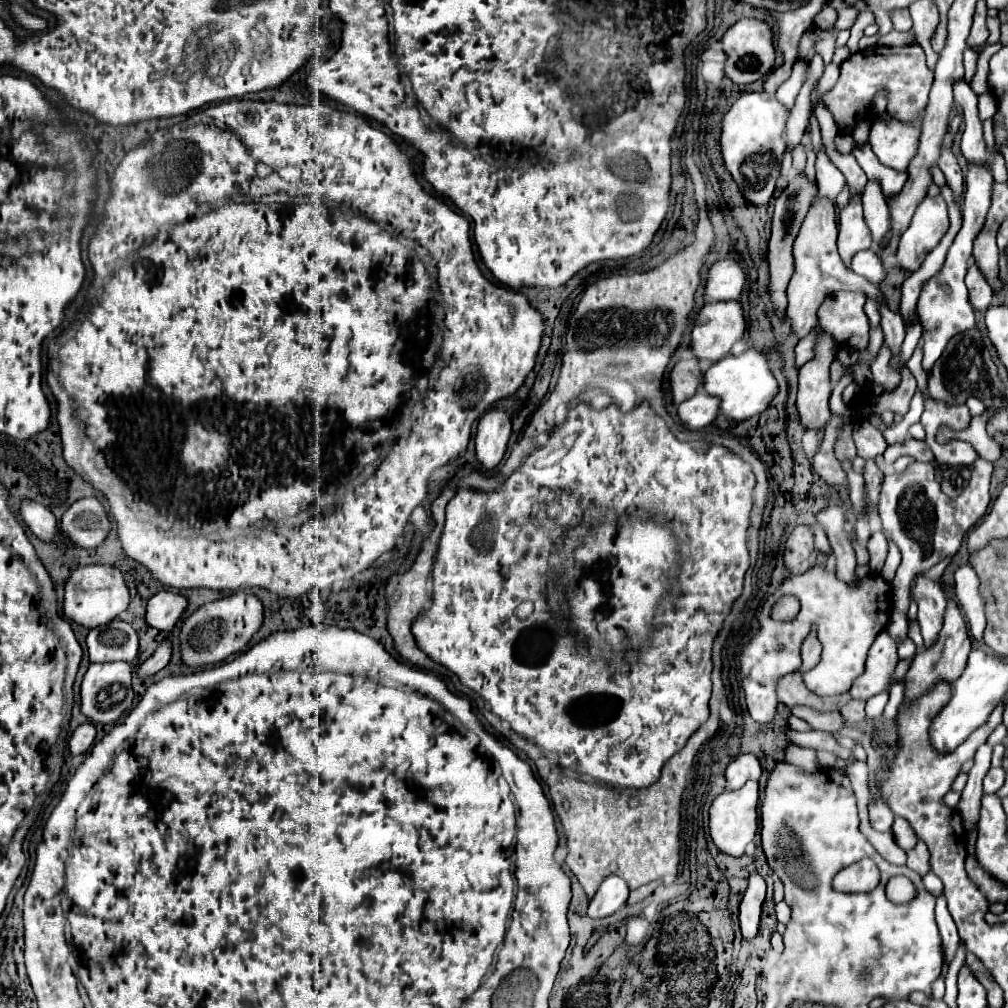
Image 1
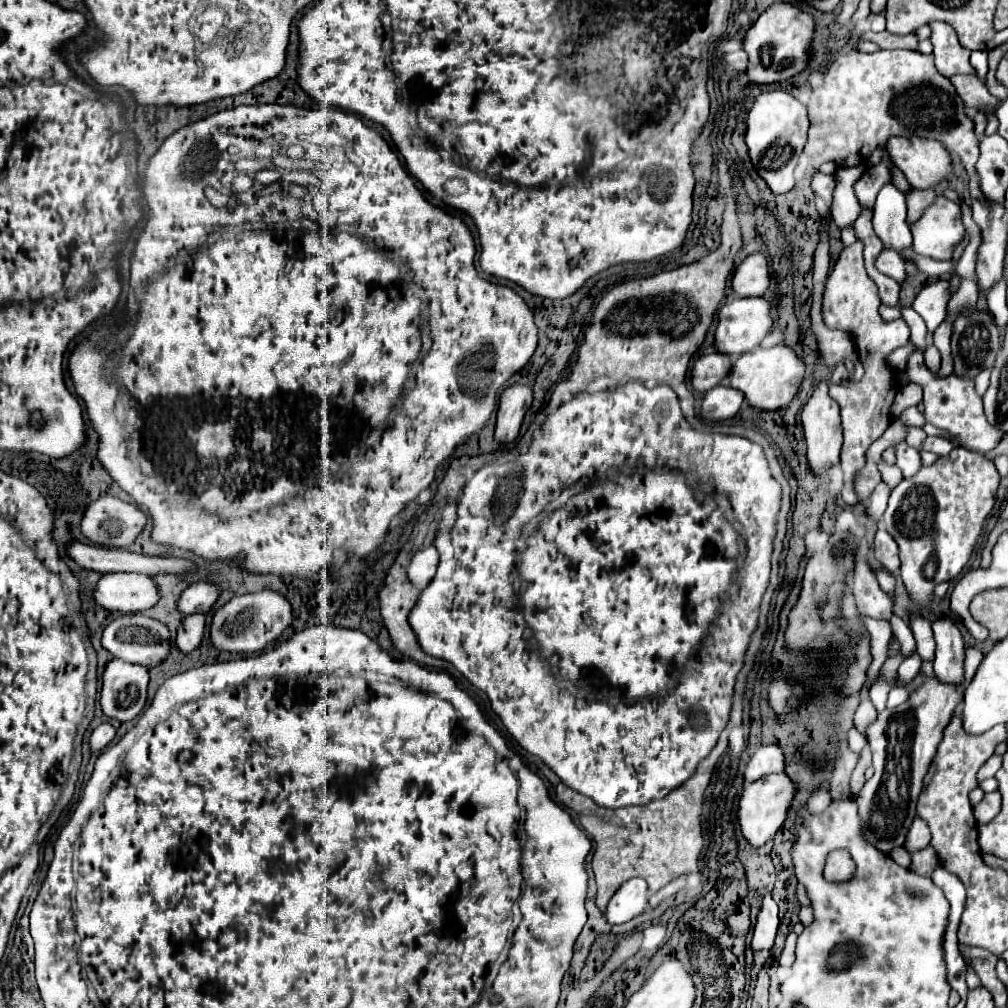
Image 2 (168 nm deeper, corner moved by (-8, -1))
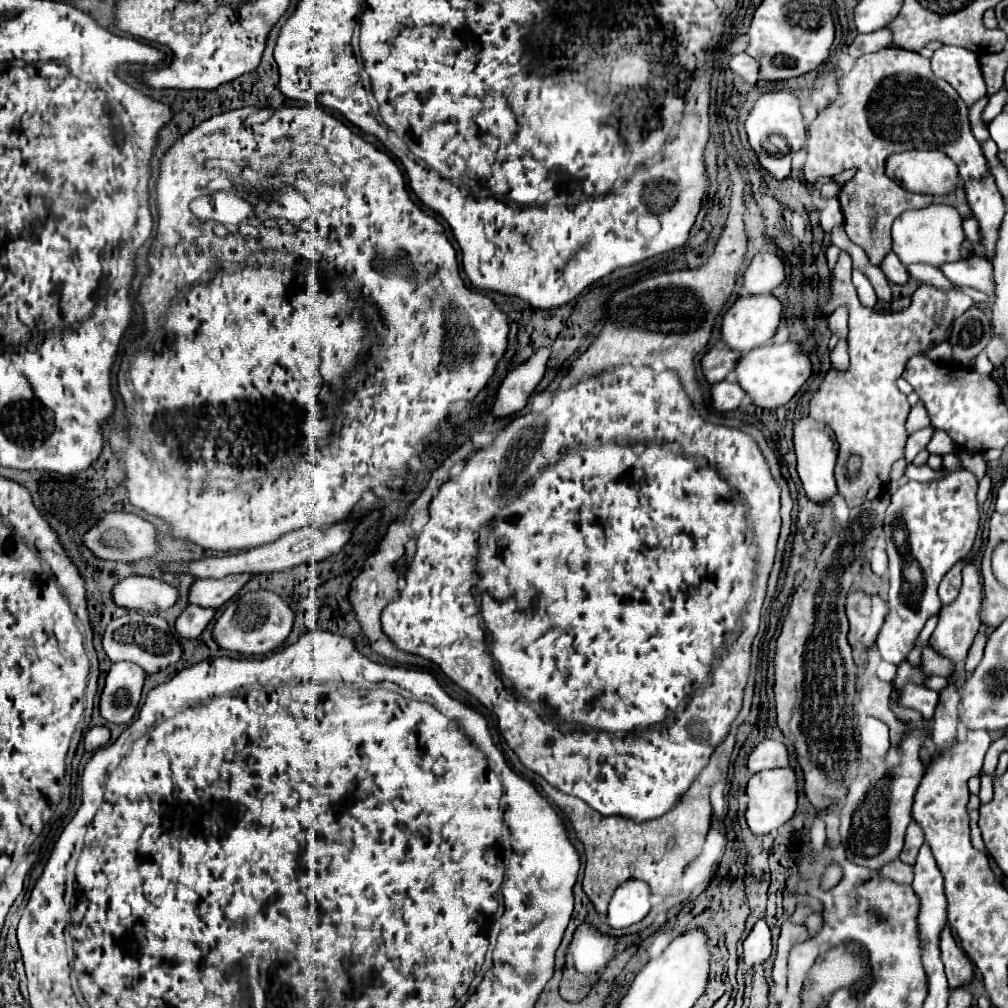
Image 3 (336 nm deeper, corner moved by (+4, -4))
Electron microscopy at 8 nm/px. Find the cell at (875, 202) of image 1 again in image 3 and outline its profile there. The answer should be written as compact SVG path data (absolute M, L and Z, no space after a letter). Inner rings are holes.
M972 255L968 259L962 259L958 263L946 263L942 269L944 277L948 277L956 285L968 285L988 295L988 299L994 299L994 277L992 277L992 263Z

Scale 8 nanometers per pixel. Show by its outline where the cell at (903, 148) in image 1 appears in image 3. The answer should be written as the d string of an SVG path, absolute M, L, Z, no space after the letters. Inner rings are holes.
M904 151L886 161L886 175L906 191L948 195L958 181L958 169L942 151Z

